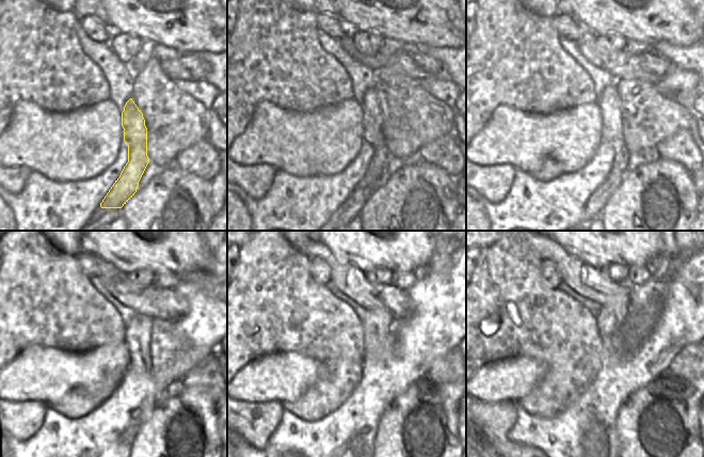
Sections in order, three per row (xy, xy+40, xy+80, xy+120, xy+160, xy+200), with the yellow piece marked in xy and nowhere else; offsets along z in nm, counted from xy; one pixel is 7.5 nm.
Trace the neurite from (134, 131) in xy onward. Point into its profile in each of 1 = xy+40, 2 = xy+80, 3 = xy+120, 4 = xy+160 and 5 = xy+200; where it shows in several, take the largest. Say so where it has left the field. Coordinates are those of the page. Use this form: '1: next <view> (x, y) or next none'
1: next xy+40 (372, 132)
2: next xy+80 (609, 103)
3: next xy+120 (139, 329)
4: next xy+160 (376, 328)
5: next xy+200 (608, 322)

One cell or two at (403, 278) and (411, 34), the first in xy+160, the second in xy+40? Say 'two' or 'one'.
two

